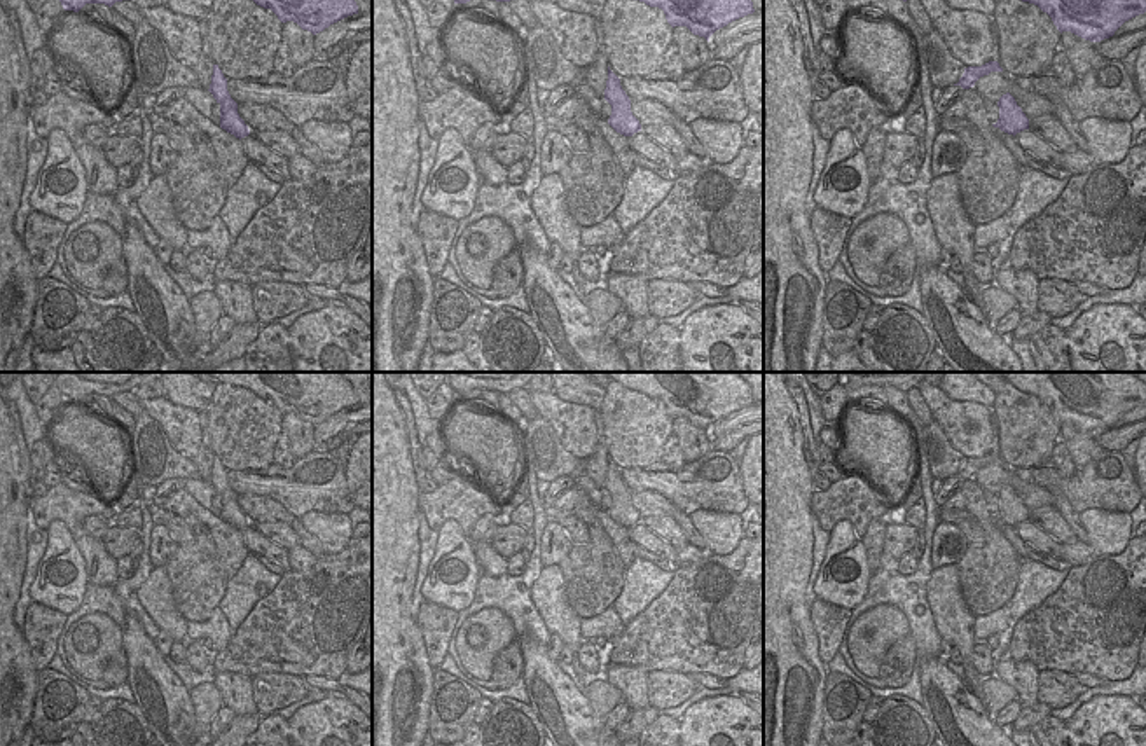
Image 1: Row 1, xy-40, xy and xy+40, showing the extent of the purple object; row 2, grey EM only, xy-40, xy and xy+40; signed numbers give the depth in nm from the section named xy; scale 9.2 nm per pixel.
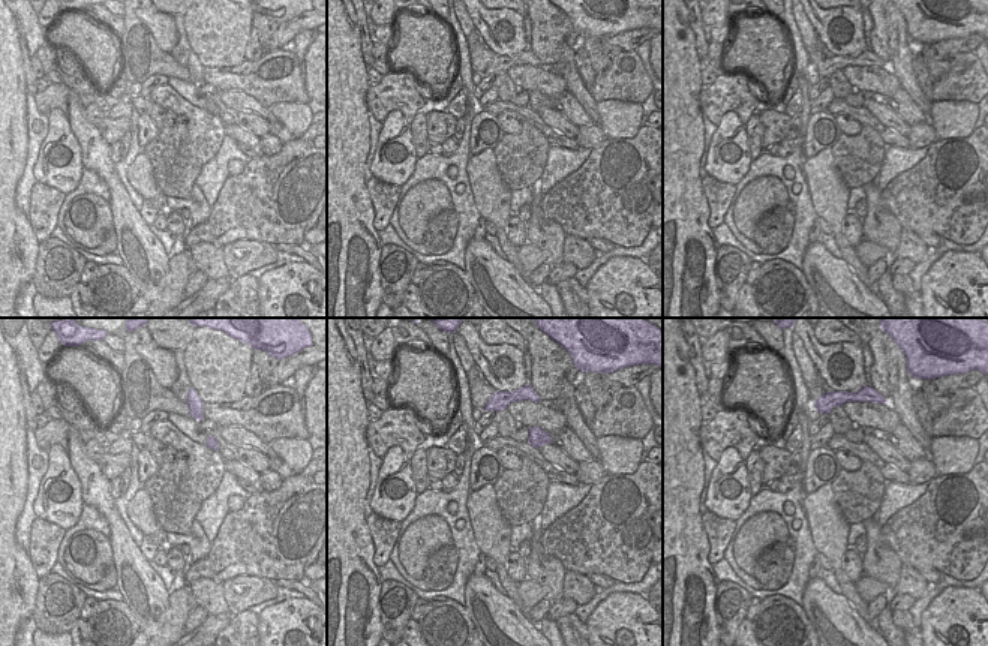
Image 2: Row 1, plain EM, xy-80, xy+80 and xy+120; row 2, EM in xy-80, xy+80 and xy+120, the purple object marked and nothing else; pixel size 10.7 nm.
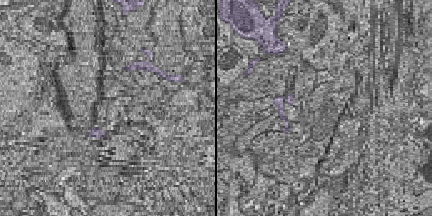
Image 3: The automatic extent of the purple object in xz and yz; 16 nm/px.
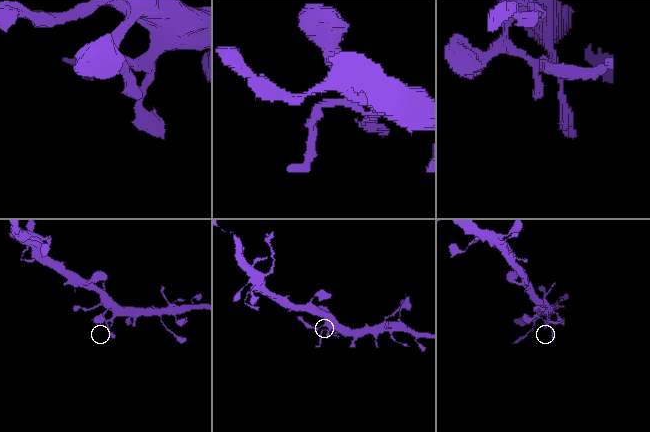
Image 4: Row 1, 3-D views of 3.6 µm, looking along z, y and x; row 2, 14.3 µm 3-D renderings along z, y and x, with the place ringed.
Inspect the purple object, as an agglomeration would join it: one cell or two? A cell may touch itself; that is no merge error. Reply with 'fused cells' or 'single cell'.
single cell

